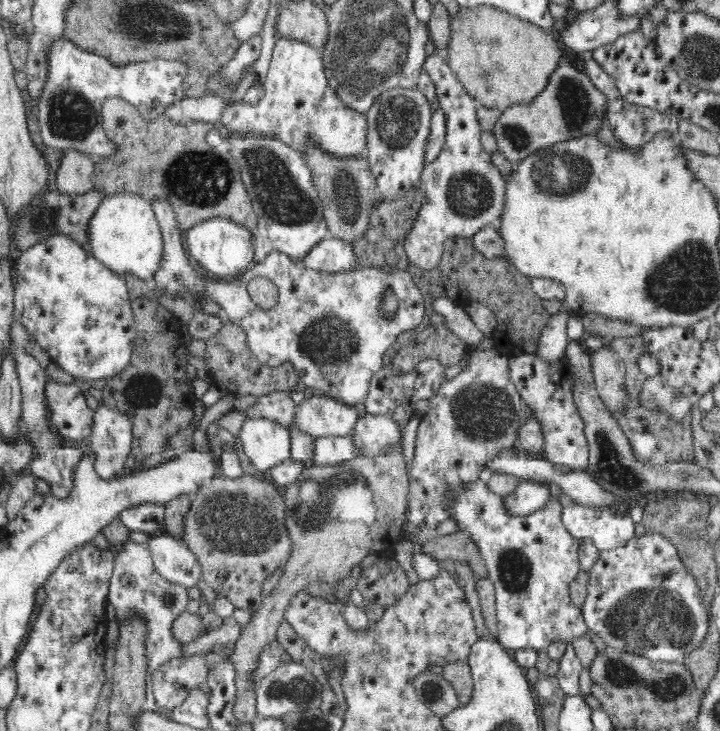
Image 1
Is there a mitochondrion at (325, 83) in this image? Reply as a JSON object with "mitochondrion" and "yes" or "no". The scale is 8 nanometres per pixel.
{"mitochondrion":"yes"}

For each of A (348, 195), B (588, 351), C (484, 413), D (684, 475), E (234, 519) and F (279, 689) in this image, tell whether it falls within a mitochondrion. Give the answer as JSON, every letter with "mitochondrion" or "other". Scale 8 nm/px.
{"A":"mitochondrion","B":"other","C":"mitochondrion","D":"mitochondrion","E":"mitochondrion","F":"mitochondrion"}

